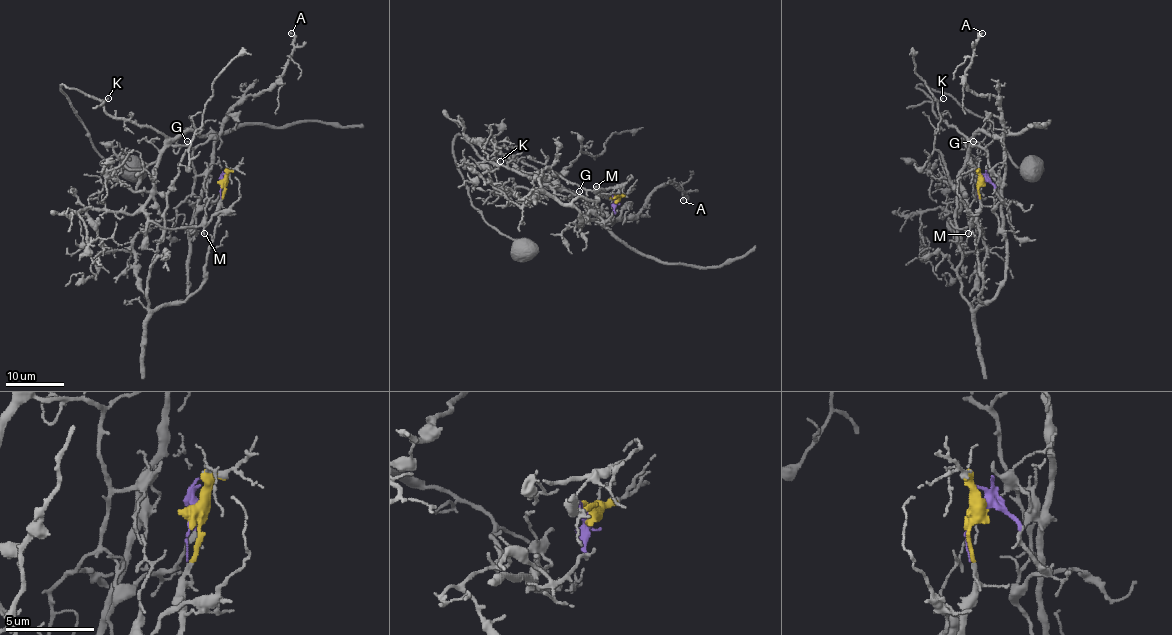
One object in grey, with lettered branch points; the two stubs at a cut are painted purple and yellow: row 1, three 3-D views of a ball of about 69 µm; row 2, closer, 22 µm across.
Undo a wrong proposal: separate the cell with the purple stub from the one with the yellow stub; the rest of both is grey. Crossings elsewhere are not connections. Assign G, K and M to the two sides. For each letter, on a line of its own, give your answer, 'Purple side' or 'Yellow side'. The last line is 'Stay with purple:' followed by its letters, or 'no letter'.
G: Purple side
K: Purple side
M: Purple side
Stay with purple: G, K, M

